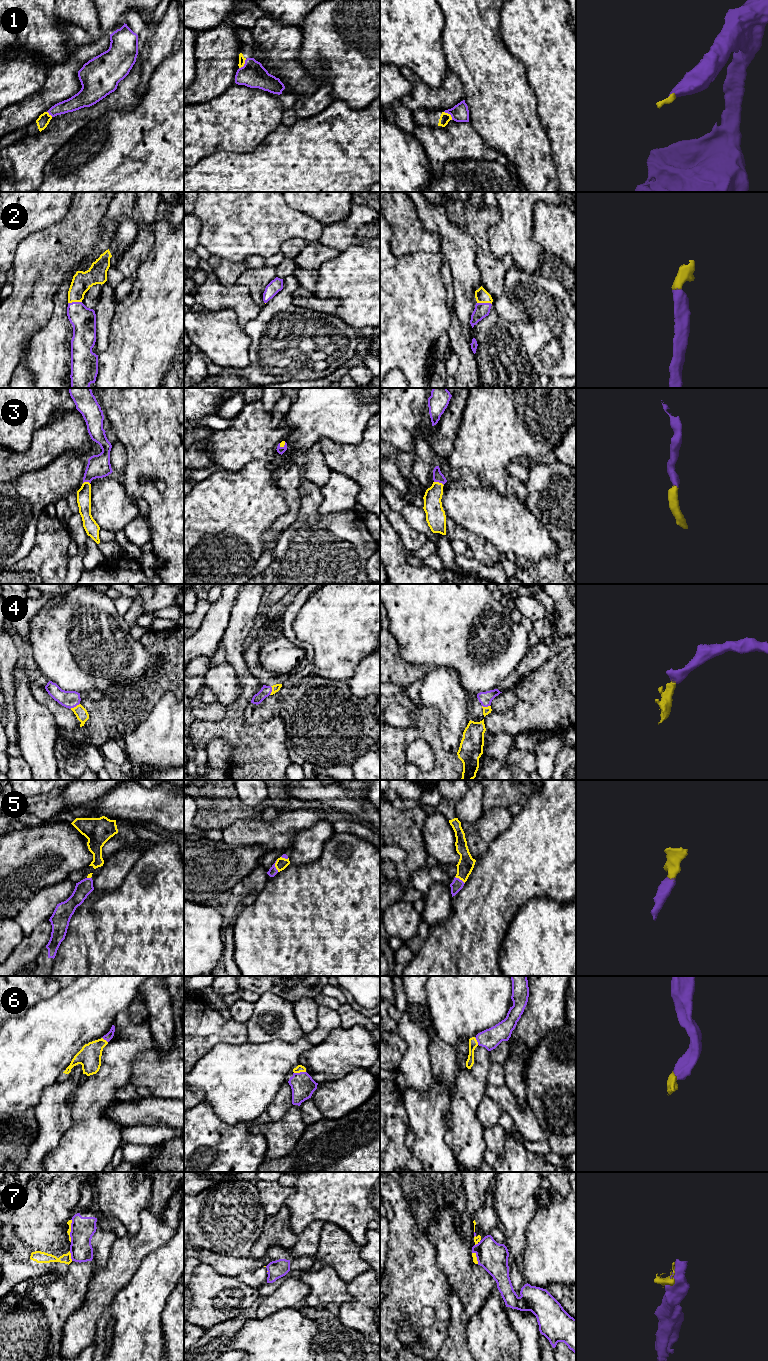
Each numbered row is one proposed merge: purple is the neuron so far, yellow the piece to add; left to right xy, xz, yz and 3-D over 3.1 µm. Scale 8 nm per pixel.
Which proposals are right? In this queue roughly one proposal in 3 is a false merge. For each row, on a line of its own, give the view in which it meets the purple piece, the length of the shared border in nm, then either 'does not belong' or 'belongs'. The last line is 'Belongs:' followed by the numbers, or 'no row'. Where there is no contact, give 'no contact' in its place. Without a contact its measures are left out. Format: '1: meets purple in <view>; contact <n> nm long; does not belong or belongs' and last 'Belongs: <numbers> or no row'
1: meets purple in xz; contact 100 nm long; belongs
2: meets purple in yz; contact 120 nm long; belongs
3: meets purple in yz; contact 90 nm long; belongs
4: meets purple in xy; contact 90 nm long; belongs
5: meets purple in xz; contact 100 nm long; belongs
6: meets purple in xz; contact 100 nm long; belongs
7: meets purple in xy; contact 80 nm long; does not belong
Belongs: 1, 2, 3, 4, 5, 6

